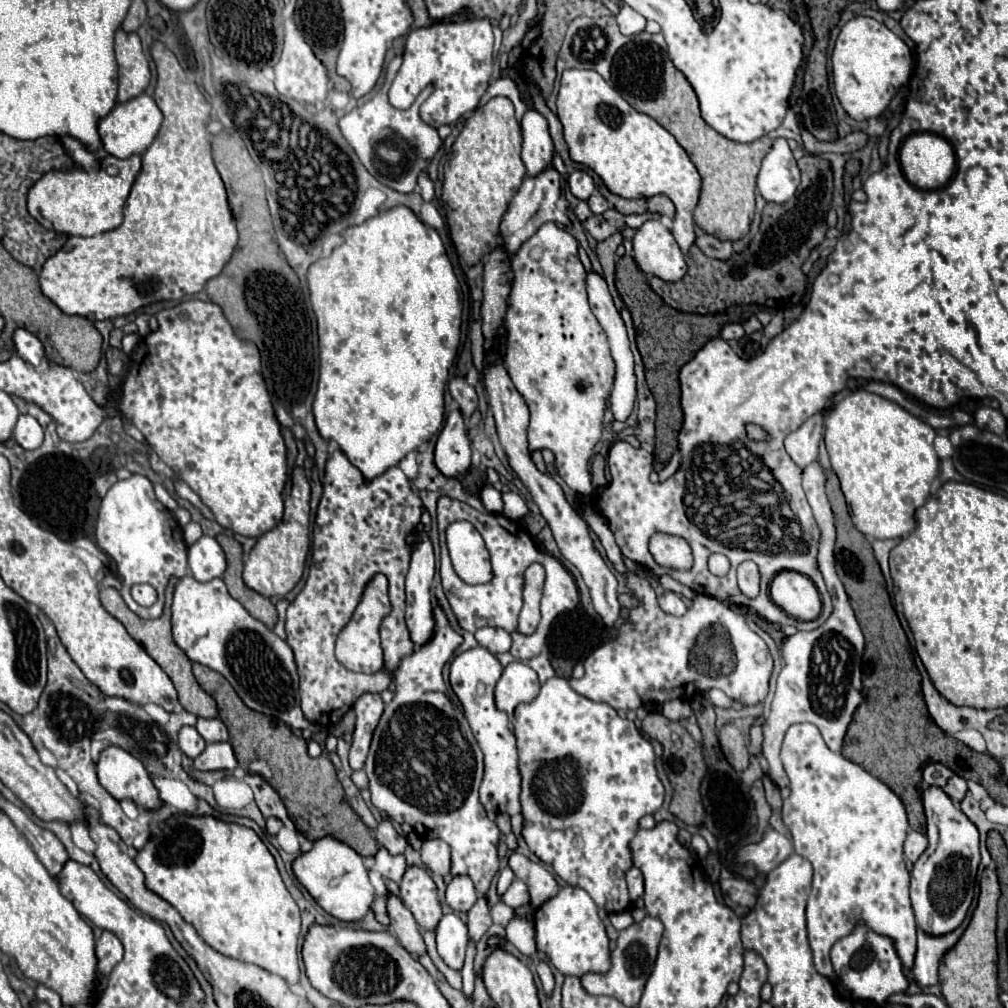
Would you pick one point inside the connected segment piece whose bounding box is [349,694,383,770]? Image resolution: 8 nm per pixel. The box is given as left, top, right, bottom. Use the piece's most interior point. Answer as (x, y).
(369, 707)

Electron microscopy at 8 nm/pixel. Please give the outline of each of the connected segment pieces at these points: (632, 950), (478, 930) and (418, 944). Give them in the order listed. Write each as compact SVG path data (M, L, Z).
M645 916L643 922L631 924L617 938L617 946L611 952L611 968L605 974L583 974L581 986L593 996L613 996L625 1006L637 1006L641 1000L645 982L653 970L661 934L663 934L663 924L657 918Z
M487 896L477 898L475 906L469 910L469 918L467 918L467 928L469 928L469 940L473 944L477 944L485 932L489 930L489 926L493 924L491 920L491 912L489 912L489 900Z
M385 892L385 898L387 898L387 914L391 918L391 930L401 942L401 946L413 956L425 954L425 944L413 914L403 906L401 898L395 896L393 892Z

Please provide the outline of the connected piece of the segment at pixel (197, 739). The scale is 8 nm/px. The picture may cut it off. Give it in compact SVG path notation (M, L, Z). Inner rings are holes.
M183 726L179 732L179 748L189 758L197 758L205 748L205 740L201 738L201 734L197 734L195 726Z

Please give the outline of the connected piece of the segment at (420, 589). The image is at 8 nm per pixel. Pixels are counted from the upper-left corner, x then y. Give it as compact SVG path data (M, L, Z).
M421 522L409 532L409 548L411 548L411 564L409 564L409 572L405 578L405 586L407 586L405 622L407 622L407 628L411 630L411 640L415 642L415 646L419 646L419 644L425 644L433 632L433 602L431 602L429 590L431 590L433 574L435 574L433 544L431 544L427 532L423 530Z

